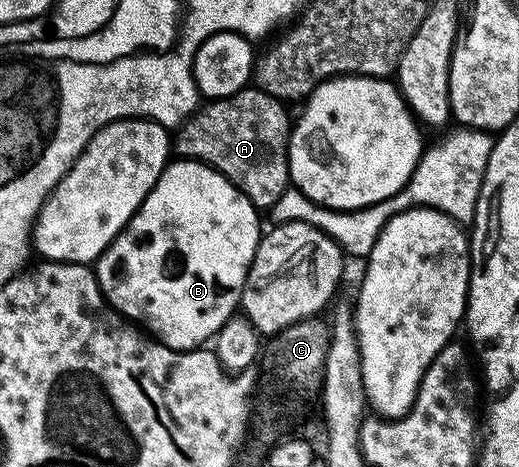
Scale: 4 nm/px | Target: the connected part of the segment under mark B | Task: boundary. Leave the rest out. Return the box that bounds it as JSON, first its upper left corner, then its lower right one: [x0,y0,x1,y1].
[93,158,261,351]

